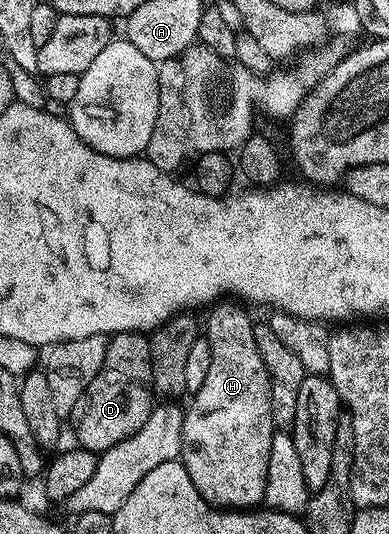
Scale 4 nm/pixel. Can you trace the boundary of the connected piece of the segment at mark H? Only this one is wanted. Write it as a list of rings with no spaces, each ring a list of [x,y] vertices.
[[[223,299],[206,310],[205,336],[211,345],[209,376],[201,383],[201,391],[190,398],[183,415],[183,451],[181,460],[193,487],[217,509],[250,511],[263,501],[265,475],[269,467],[271,437],[277,431],[271,420],[271,388],[265,363],[255,342],[256,322],[243,309],[242,304]]]

